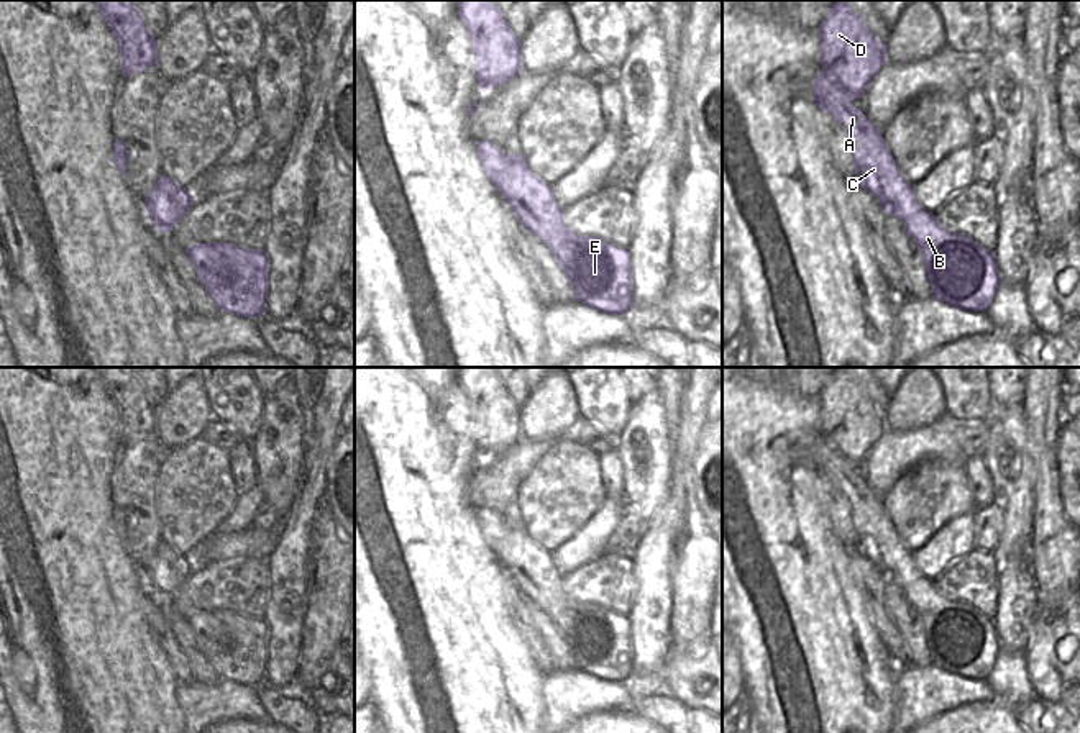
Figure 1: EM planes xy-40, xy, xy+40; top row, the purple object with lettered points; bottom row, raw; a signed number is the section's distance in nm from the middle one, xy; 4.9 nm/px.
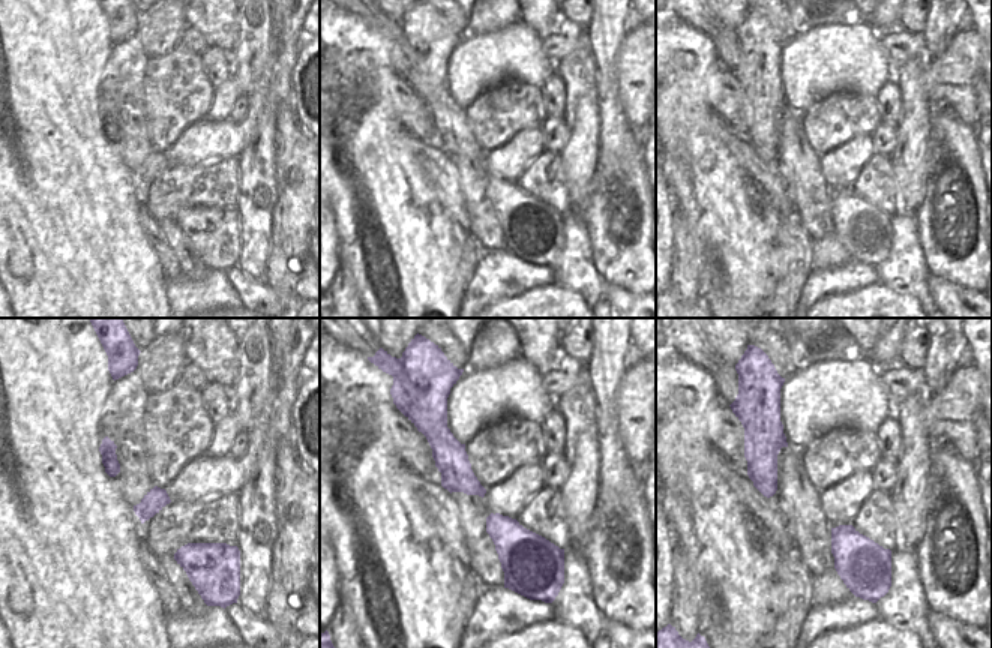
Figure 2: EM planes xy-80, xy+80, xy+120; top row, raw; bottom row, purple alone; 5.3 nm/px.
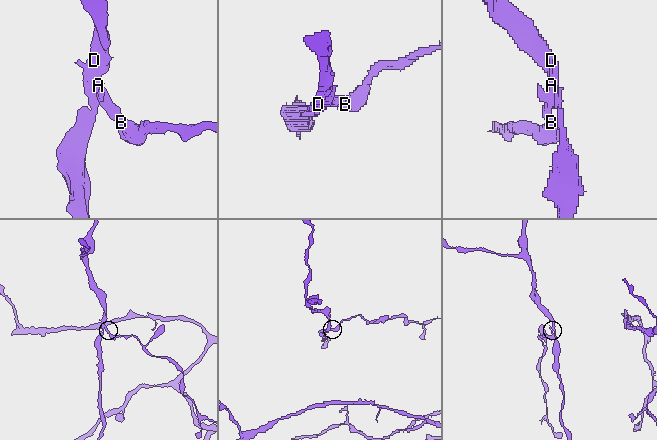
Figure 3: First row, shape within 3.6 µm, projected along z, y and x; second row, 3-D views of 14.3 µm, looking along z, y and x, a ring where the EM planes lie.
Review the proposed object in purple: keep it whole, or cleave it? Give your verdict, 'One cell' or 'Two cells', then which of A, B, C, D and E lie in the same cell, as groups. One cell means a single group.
Two cells. Groups: A C D / B E

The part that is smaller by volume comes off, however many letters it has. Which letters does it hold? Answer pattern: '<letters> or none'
B, E

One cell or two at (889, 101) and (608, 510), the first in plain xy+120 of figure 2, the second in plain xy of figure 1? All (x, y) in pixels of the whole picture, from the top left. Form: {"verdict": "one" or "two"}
{"verdict": "two"}

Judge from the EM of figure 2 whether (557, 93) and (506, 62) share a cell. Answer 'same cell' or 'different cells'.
different cells

